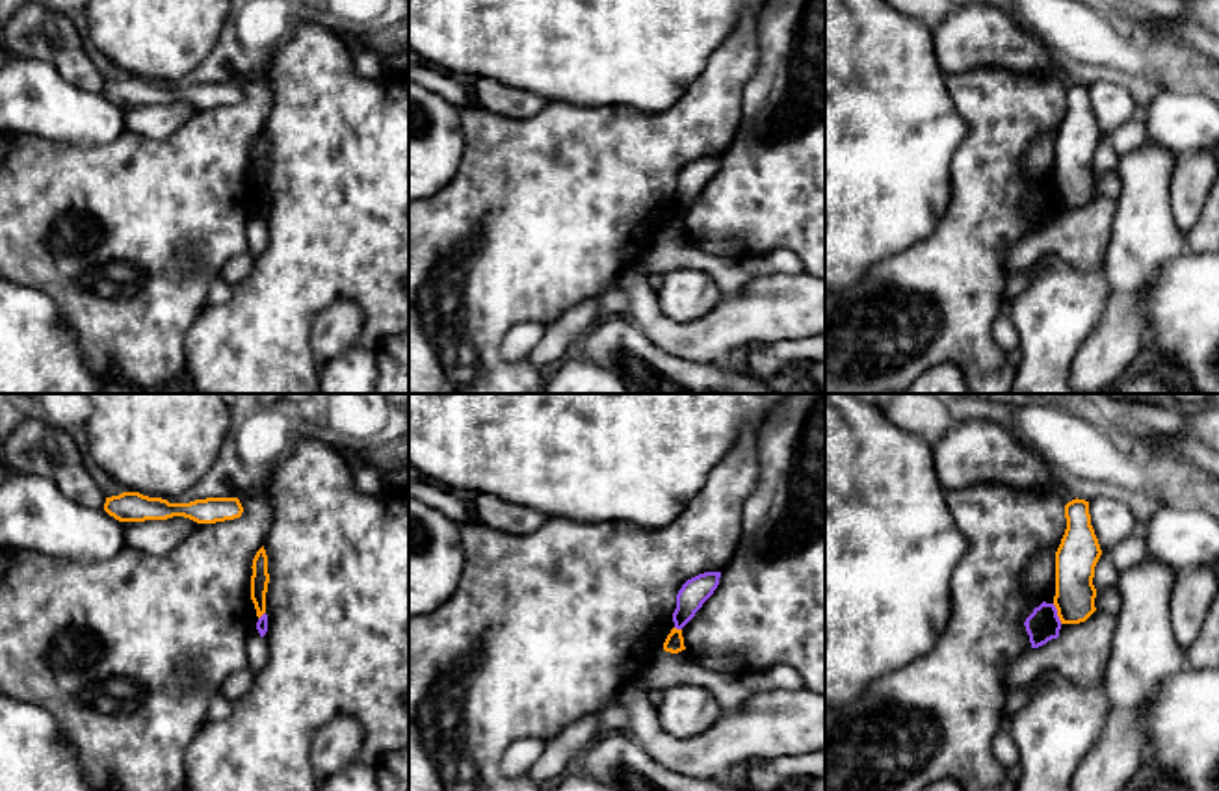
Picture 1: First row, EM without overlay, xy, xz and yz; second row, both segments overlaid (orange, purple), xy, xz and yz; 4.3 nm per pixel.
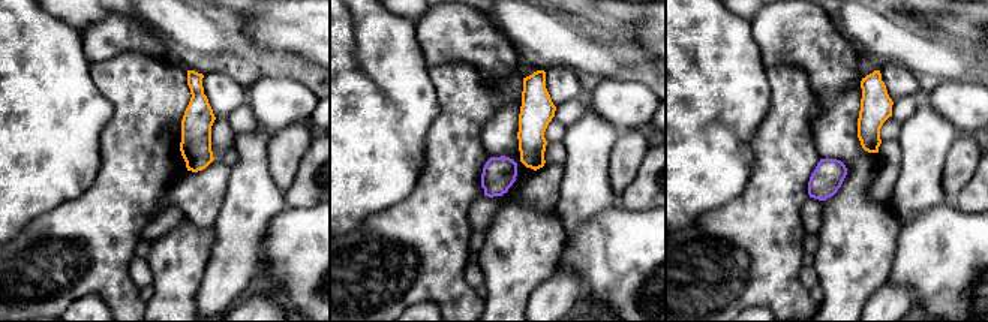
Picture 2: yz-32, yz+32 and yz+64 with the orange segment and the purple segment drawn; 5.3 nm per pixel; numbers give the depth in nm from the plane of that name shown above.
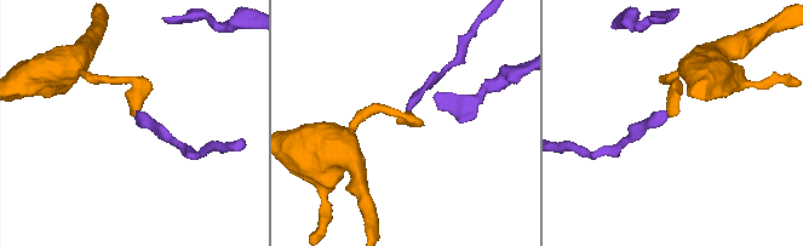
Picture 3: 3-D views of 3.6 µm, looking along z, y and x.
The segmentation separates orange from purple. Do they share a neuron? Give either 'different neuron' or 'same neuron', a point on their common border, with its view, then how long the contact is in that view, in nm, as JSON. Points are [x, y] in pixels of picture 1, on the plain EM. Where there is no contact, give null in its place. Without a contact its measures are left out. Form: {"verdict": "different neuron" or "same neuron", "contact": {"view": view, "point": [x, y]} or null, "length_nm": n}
{"verdict": "different neuron", "contact": {"view": "yz", "point": [1058, 197]}, "length_nm": 100}

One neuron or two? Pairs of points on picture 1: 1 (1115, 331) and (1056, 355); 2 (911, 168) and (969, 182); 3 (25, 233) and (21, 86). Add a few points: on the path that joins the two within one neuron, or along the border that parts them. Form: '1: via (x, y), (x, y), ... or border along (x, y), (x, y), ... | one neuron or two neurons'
1: border along (1104, 305), (1101, 320), (1078, 351), (1069, 374) | two neurons
2: border along (965, 138), (952, 158), (950, 205), (941, 221) | two neurons
3: border along (19, 132), (65, 143) | two neurons

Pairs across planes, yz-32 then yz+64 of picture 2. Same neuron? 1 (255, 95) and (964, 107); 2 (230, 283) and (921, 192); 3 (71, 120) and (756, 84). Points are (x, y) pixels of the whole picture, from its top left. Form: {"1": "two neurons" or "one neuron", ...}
{"1": "one neuron", "2": "one neuron", "3": "one neuron"}

